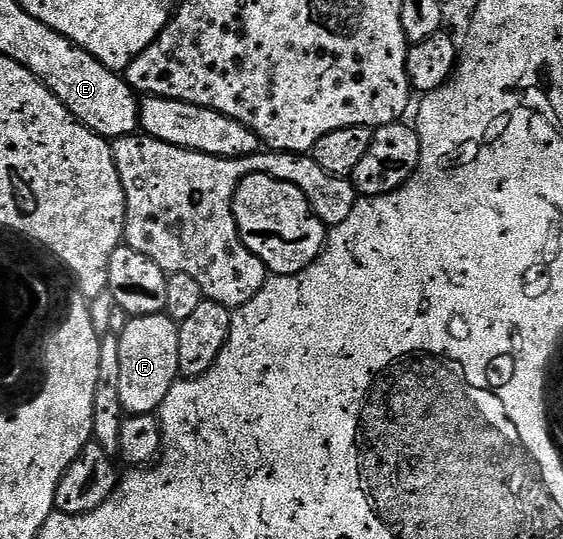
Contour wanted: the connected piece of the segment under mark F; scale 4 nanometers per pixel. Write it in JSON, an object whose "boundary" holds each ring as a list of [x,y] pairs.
{"boundary":[[[160,312],[151,316],[131,316],[123,332],[117,335],[120,342],[118,389],[123,413],[131,416],[154,414],[164,398],[168,398],[168,390],[172,390],[180,376],[178,325],[179,321]]]}

